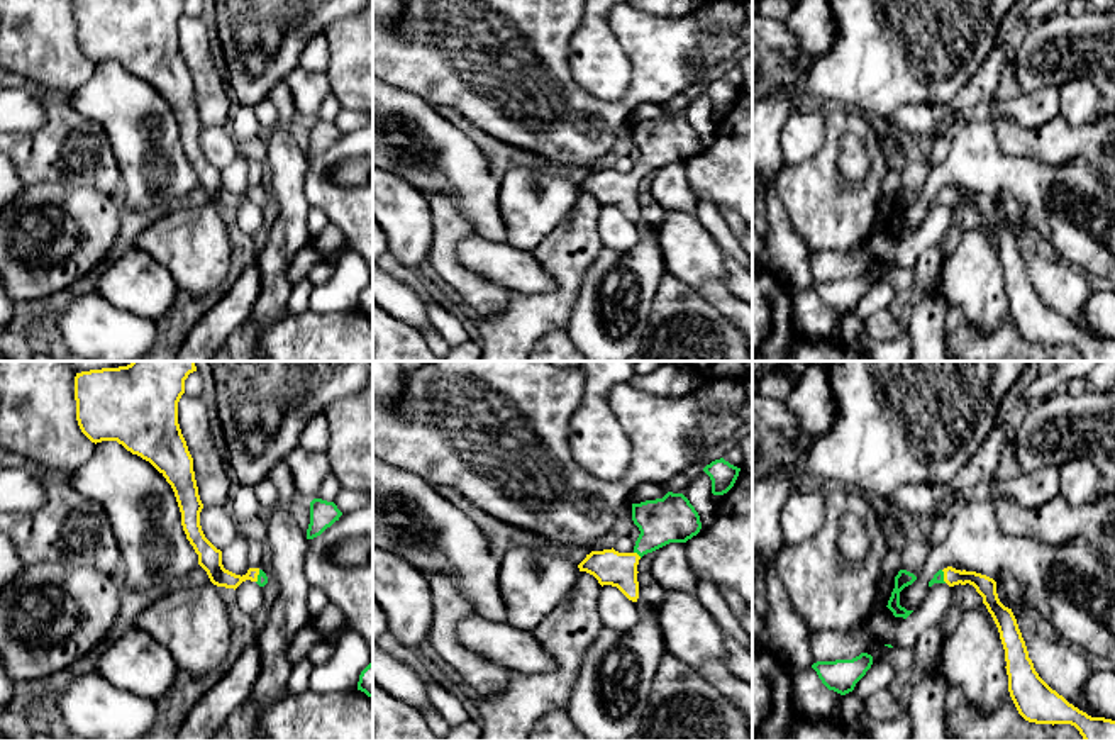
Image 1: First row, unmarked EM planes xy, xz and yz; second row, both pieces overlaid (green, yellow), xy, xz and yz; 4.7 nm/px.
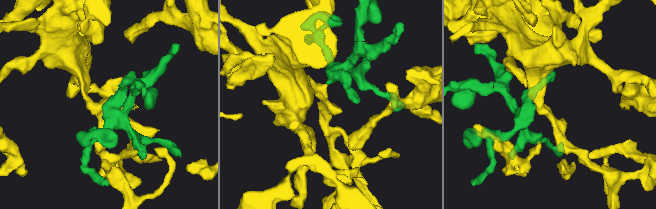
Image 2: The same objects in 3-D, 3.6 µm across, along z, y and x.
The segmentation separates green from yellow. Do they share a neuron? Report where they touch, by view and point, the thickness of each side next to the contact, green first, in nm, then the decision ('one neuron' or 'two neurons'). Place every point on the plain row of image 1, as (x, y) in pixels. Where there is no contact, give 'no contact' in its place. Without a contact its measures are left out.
meets green in xz at (637, 173); 220 nm thick on the green side, 170 nm on the other; one neuron

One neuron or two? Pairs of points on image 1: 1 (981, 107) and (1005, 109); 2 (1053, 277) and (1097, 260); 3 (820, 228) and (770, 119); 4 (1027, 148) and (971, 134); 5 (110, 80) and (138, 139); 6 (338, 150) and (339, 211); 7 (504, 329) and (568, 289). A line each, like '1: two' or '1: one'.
1: one
2: two
3: two
4: two
5: one
6: one
7: one

